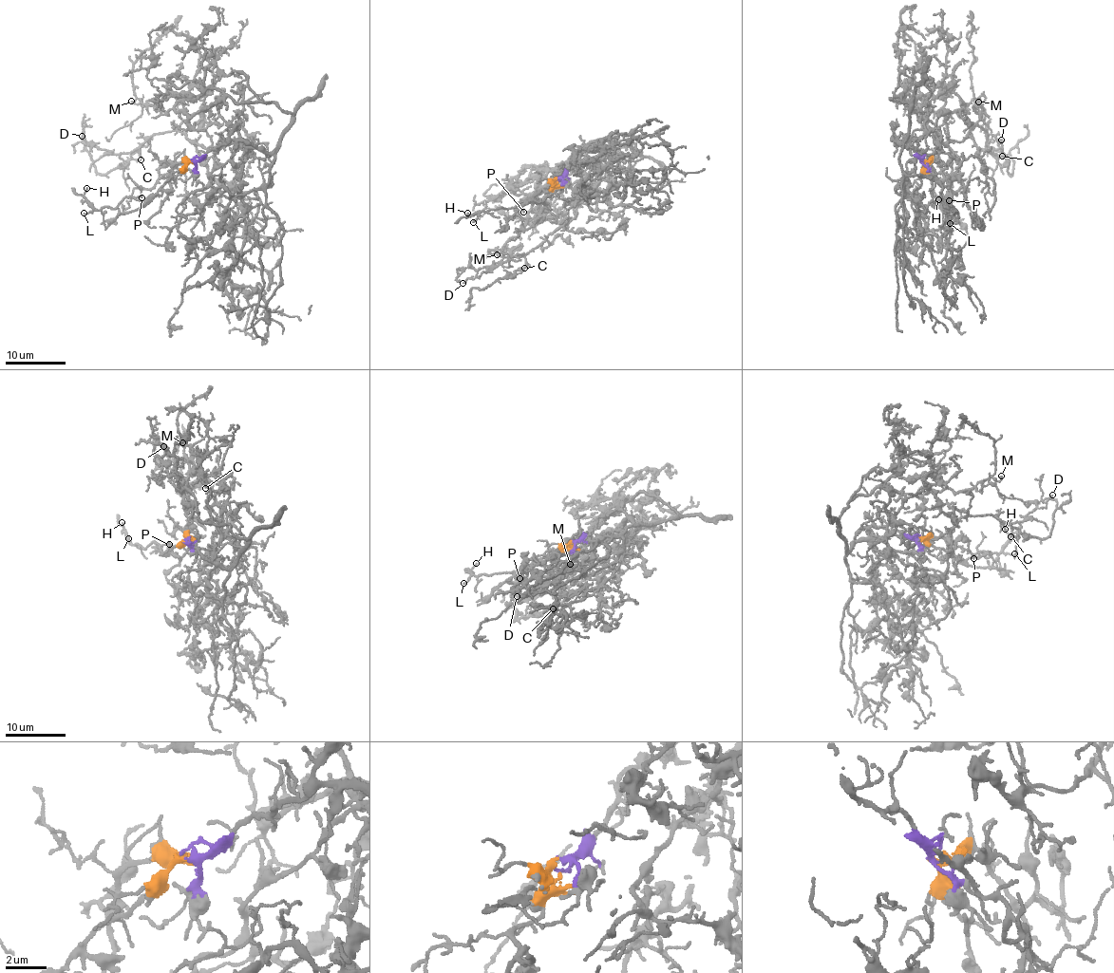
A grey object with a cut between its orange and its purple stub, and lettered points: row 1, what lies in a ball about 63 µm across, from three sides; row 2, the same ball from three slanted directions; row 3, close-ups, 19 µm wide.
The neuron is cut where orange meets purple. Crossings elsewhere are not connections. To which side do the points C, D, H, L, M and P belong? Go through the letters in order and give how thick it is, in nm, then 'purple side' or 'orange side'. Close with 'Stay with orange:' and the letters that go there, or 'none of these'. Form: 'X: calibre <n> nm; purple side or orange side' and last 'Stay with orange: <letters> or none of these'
C: calibre 120 nm; purple side
D: calibre 110 nm; purple side
H: calibre 130 nm; orange side
L: calibre 100 nm; orange side
M: calibre 150 nm; purple side
P: calibre 80 nm; orange side
Stay with orange: H, L, P

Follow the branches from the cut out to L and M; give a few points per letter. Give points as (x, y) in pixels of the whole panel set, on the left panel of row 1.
L: (192, 161), (143, 200), (125, 196), (113, 209), (104, 207), (84, 213)
M: (192, 161), (230, 140), (271, 153), (293, 117), (273, 102), (229, 98), (190, 115), (131, 102)

